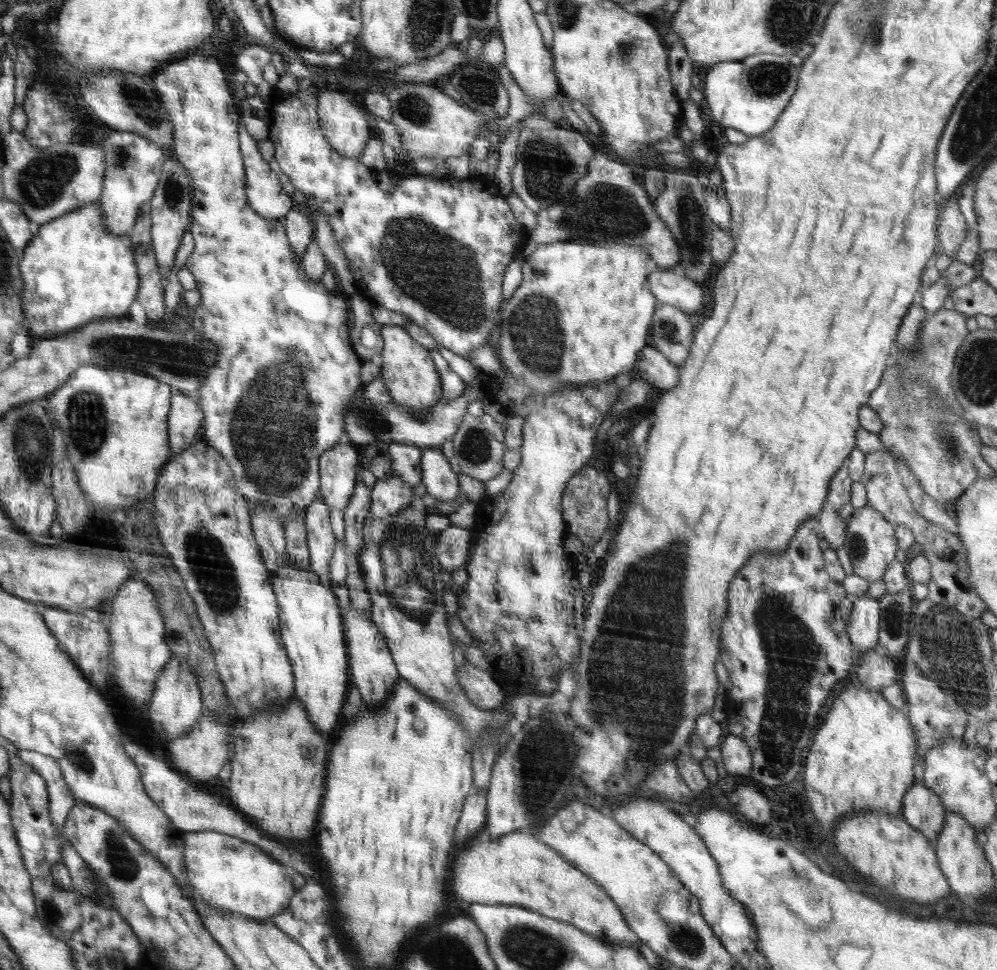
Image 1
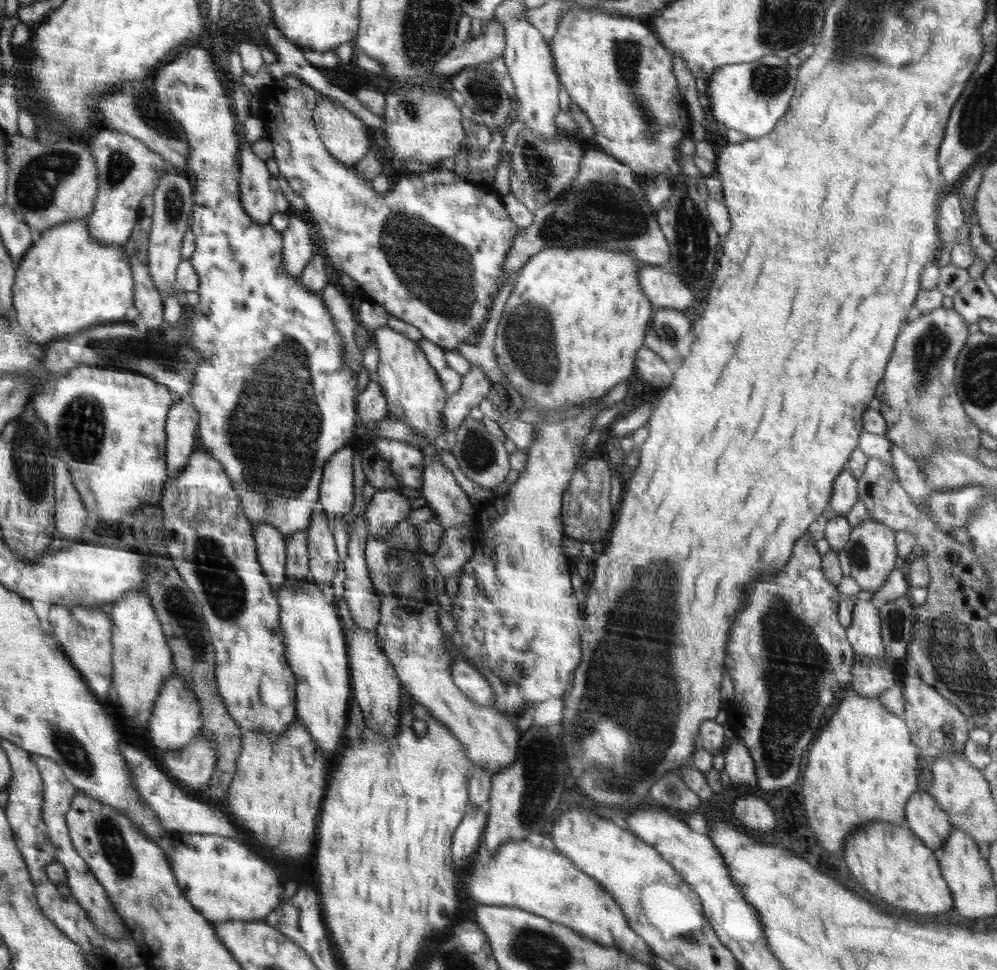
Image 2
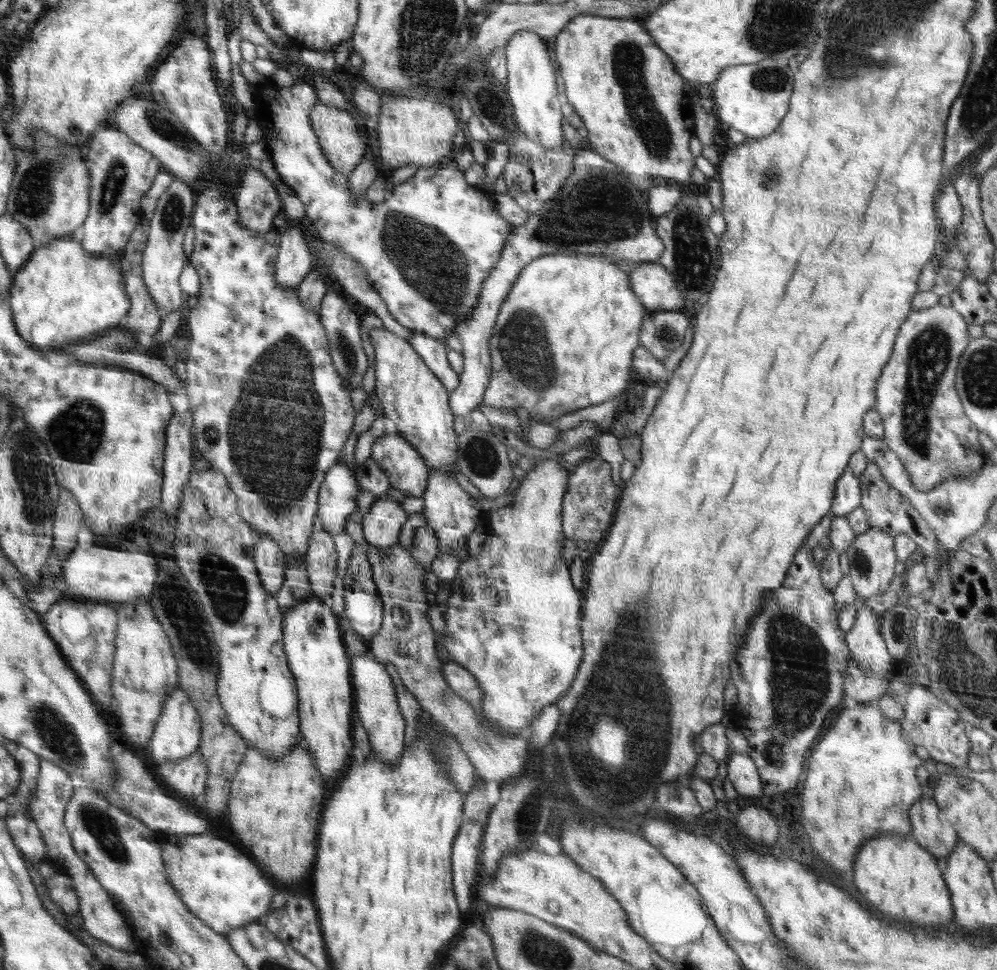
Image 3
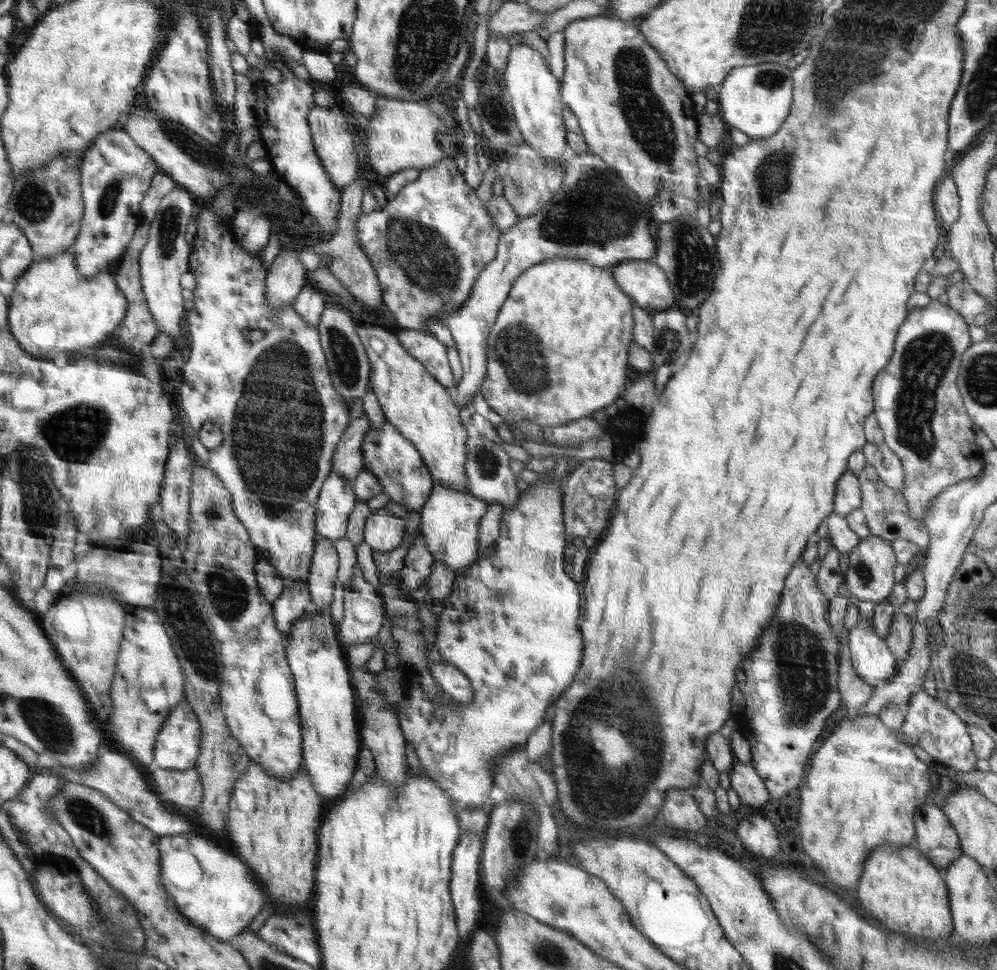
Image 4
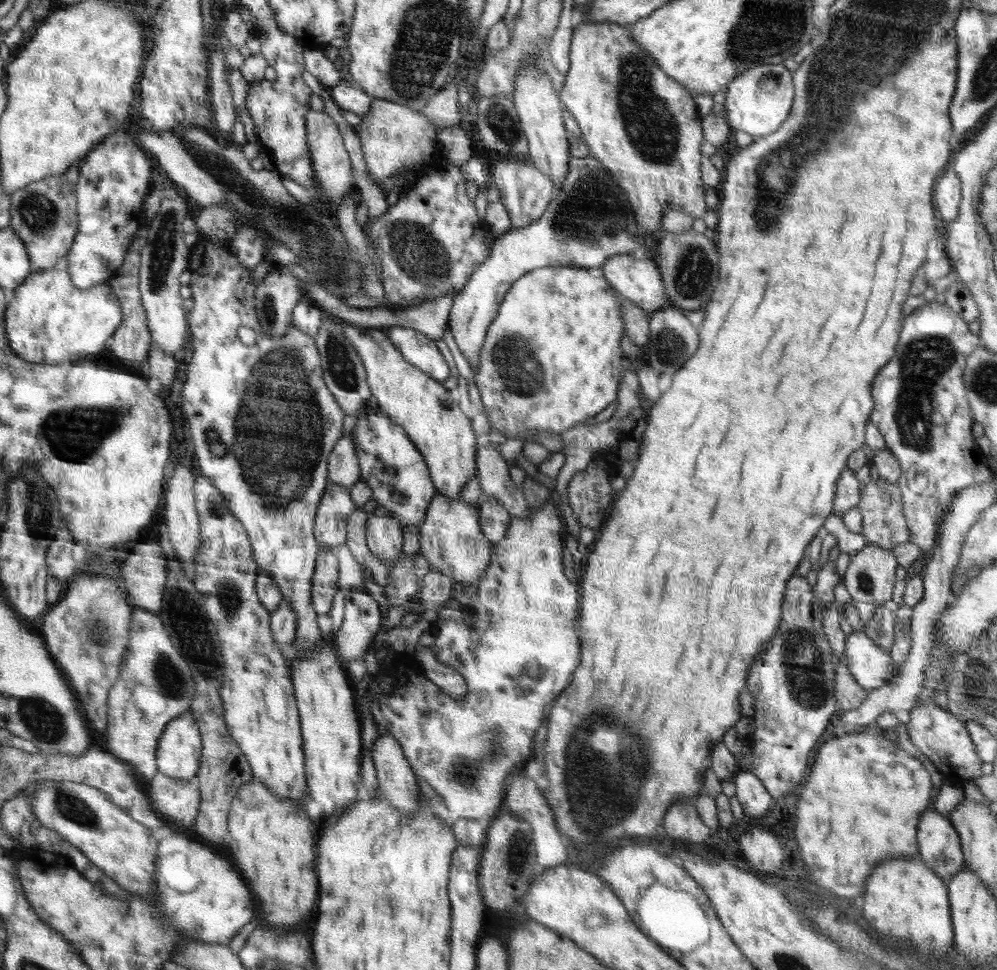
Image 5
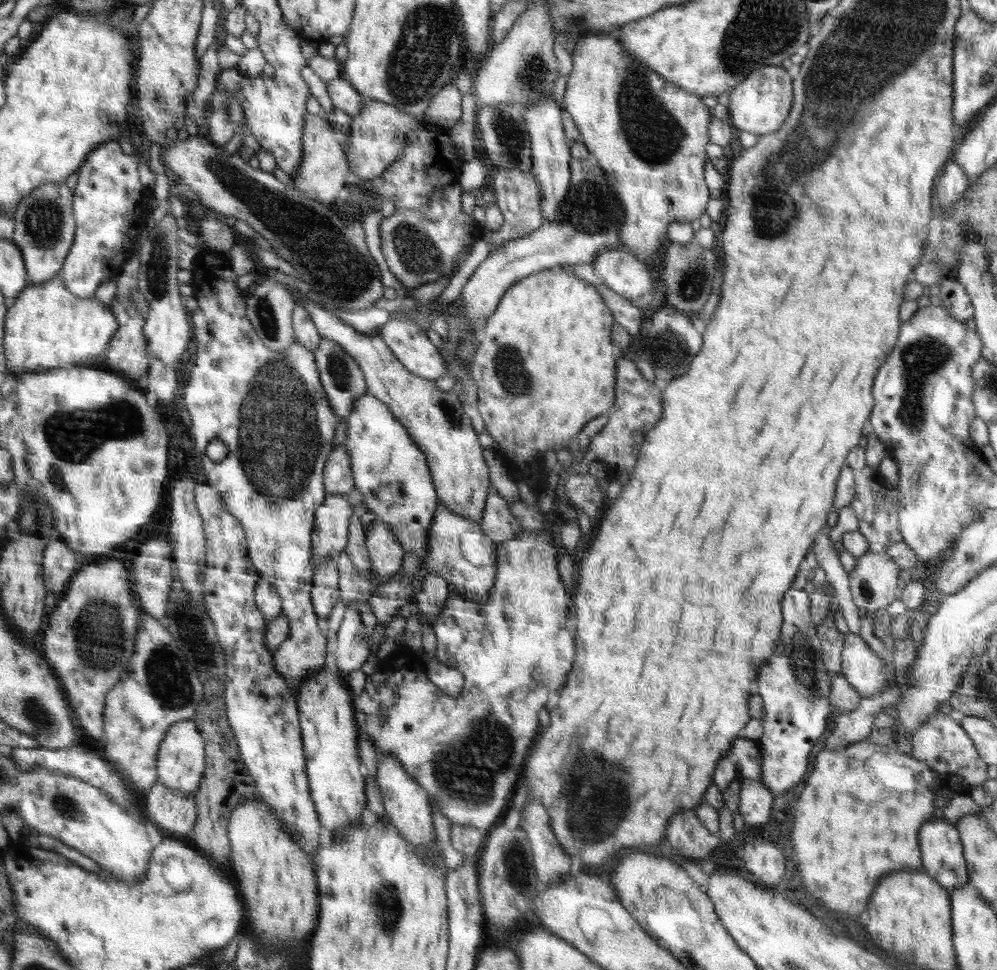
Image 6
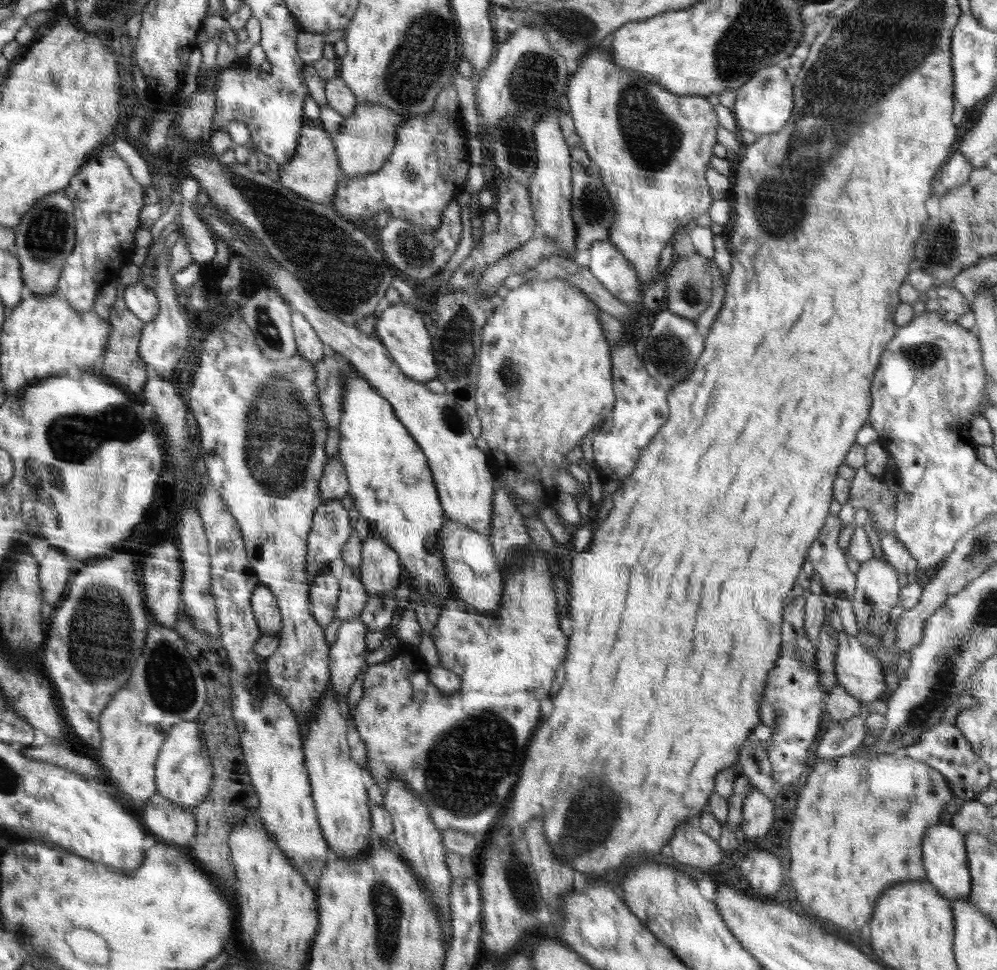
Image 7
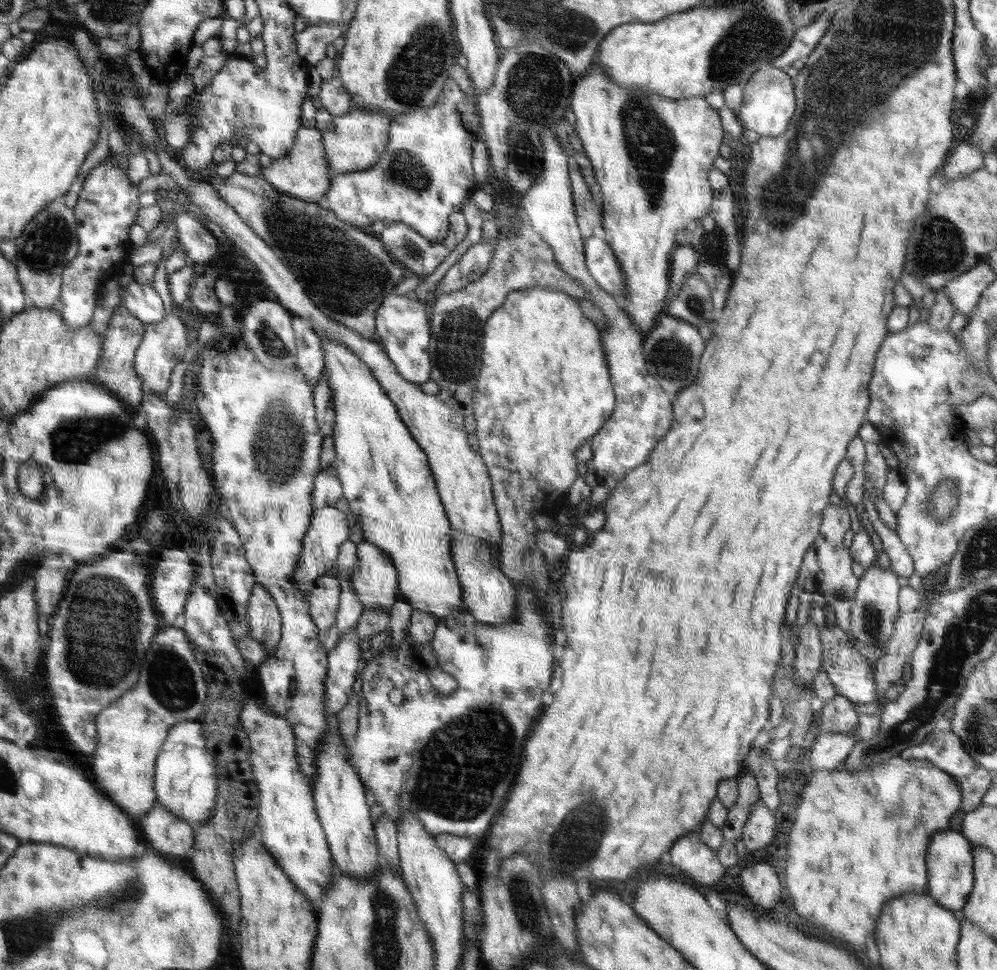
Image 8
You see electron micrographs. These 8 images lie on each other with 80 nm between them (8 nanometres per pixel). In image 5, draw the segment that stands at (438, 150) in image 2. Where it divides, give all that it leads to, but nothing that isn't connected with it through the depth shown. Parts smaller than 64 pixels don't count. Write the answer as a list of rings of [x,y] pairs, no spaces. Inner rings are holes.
[[[374,98],[370,110],[361,117],[362,123],[357,124],[356,132],[362,144],[366,170],[374,182],[379,183],[400,169],[420,167],[422,163],[430,163],[434,152],[437,152],[435,147],[437,128],[428,120],[422,110],[412,110],[409,106]]]

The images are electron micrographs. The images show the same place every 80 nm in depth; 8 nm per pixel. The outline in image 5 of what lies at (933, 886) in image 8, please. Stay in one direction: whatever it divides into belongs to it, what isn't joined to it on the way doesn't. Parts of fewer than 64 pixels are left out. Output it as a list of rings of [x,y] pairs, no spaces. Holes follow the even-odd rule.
[[[926,809],[917,824],[918,856],[942,880],[950,880],[965,866],[956,829],[948,816]]]

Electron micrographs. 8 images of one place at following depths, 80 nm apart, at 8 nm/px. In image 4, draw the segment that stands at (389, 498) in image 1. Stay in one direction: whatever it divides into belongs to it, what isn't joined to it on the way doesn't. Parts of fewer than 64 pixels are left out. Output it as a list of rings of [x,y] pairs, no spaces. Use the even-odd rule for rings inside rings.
[[[381,508],[367,516],[363,533],[364,541],[372,550],[390,552],[401,545],[405,520]]]

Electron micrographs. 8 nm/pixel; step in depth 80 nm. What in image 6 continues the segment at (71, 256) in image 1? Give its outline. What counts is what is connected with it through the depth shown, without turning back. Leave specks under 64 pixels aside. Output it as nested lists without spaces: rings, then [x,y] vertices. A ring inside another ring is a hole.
[[[61,273],[49,278],[46,282],[30,285],[24,288],[20,297],[16,298],[14,306],[8,309],[5,320],[5,361],[11,373],[33,373],[42,369],[68,368],[76,364],[90,364],[102,350],[113,340],[119,322],[113,310],[102,306],[96,298],[76,298],[70,294]]]

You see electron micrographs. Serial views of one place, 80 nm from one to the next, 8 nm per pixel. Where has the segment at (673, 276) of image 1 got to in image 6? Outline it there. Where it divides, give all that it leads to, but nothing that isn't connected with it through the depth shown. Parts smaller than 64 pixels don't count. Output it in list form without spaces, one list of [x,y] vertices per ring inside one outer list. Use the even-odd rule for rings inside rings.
[[[622,247],[609,248],[601,252],[593,262],[598,274],[604,278],[604,284],[619,296],[625,297],[630,304],[646,310],[654,297],[654,280],[650,268],[644,261],[637,259],[632,253],[622,251]]]

